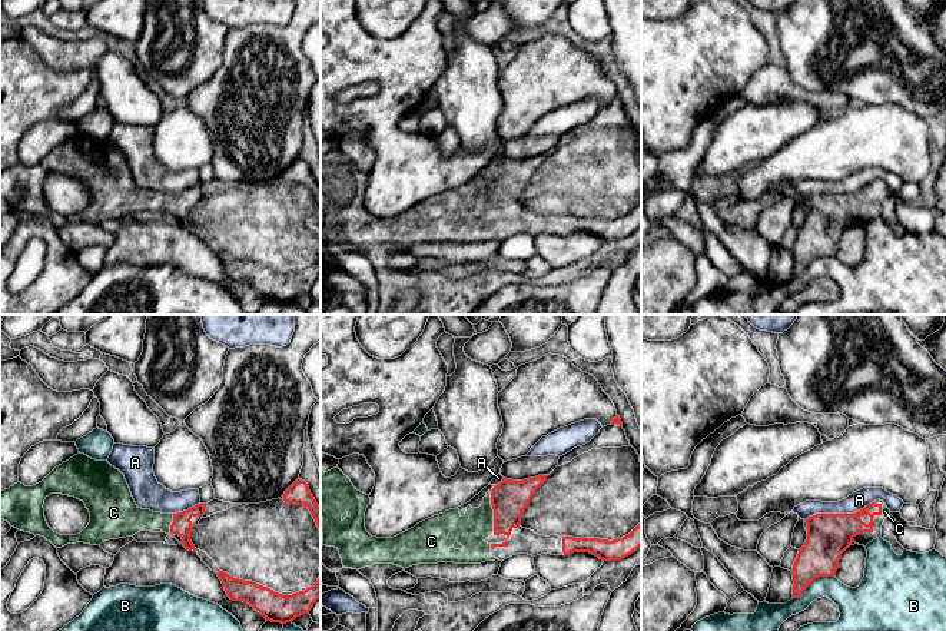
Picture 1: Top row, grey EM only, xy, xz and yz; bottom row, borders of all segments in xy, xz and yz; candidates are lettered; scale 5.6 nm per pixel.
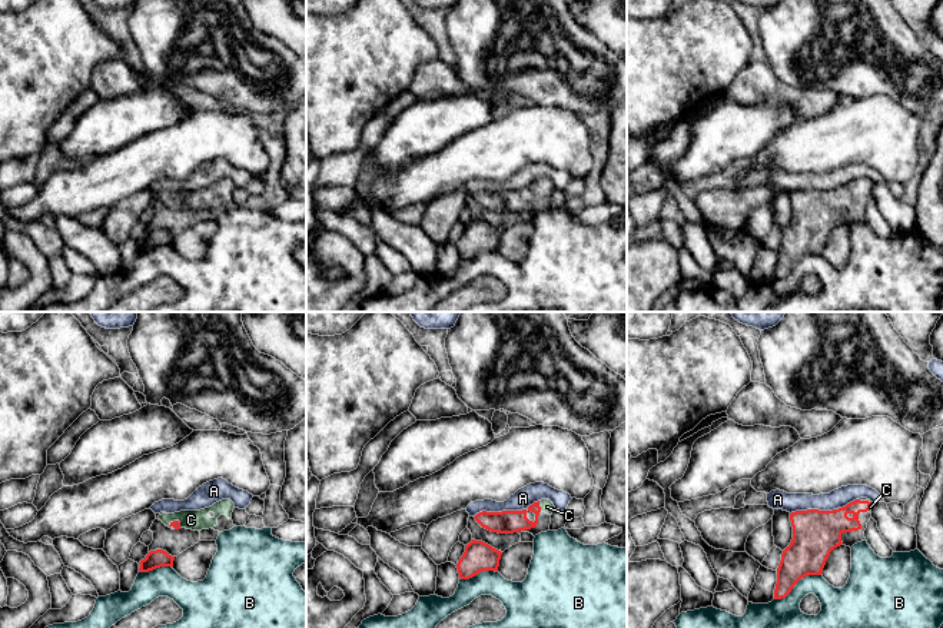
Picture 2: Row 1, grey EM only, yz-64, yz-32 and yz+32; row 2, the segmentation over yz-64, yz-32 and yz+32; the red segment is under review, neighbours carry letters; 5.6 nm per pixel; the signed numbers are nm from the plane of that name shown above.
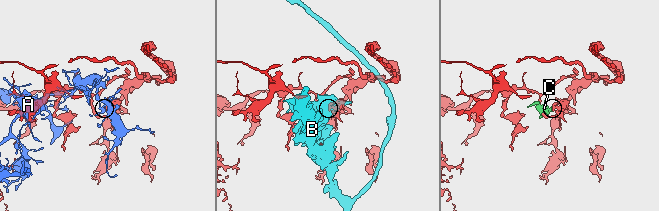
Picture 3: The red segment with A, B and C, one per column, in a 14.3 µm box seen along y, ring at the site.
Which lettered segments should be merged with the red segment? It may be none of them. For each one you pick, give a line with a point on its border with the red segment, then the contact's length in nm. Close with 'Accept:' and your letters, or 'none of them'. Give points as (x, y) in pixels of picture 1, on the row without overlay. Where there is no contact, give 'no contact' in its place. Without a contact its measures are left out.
C: meets red in xz at (494, 193); contact 240 nm long
Accept: C

